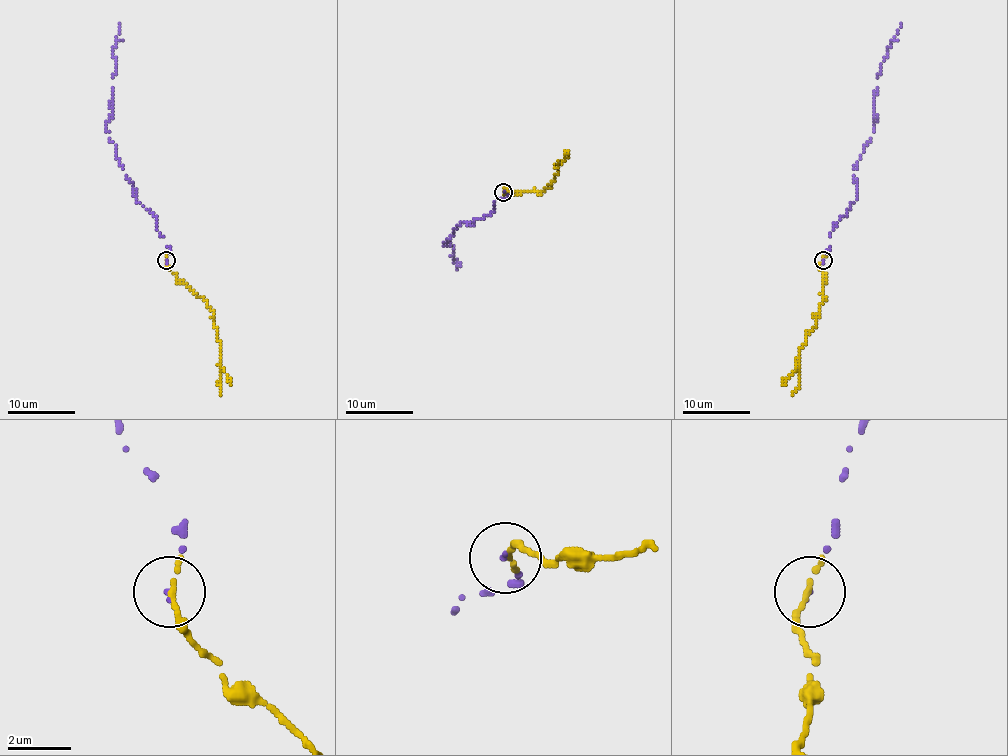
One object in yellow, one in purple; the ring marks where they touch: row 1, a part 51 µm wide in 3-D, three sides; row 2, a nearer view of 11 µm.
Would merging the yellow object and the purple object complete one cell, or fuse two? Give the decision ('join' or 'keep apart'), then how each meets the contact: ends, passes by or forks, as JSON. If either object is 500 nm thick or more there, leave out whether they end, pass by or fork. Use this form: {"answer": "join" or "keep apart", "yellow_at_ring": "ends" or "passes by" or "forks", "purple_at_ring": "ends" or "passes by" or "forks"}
{"answer": "join", "yellow_at_ring": "ends", "purple_at_ring": "ends"}

